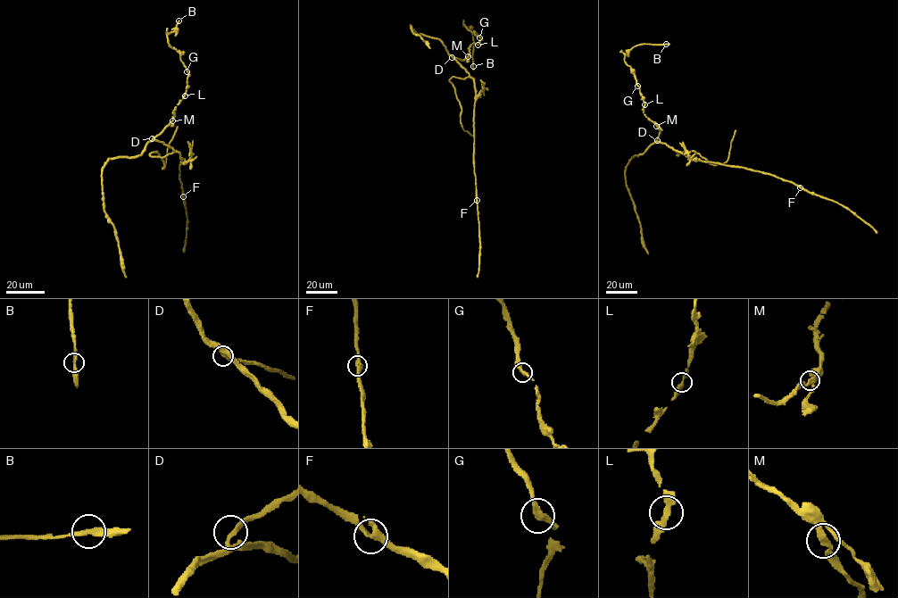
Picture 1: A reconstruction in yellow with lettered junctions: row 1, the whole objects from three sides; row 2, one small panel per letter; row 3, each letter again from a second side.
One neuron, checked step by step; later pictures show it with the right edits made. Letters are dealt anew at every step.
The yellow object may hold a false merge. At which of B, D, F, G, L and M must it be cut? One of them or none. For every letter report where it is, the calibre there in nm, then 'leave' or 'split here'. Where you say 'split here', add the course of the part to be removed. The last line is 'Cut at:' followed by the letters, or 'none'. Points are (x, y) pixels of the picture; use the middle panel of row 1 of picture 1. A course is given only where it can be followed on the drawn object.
B: at (473, 66); 280 nm thick; leave
D: at (452, 57); 280 nm thick; leave
F: at (477, 200); 360 nm thick; leave
G: at (479, 37); 280 nm thick; leave
L: at (478, 45); 280 nm thick; leave
M: at (468, 56); 280 nm thick; leave
Cut at: none

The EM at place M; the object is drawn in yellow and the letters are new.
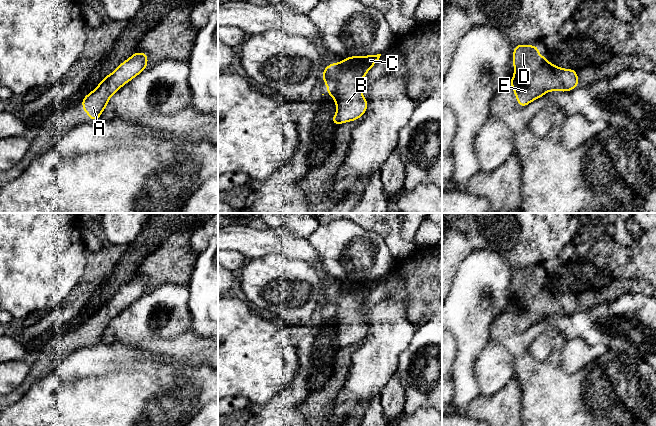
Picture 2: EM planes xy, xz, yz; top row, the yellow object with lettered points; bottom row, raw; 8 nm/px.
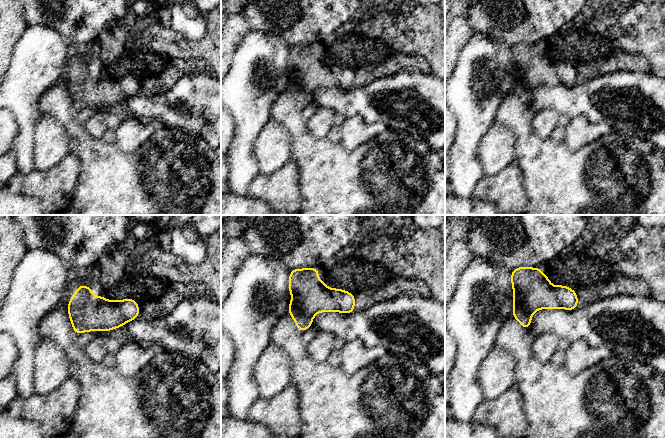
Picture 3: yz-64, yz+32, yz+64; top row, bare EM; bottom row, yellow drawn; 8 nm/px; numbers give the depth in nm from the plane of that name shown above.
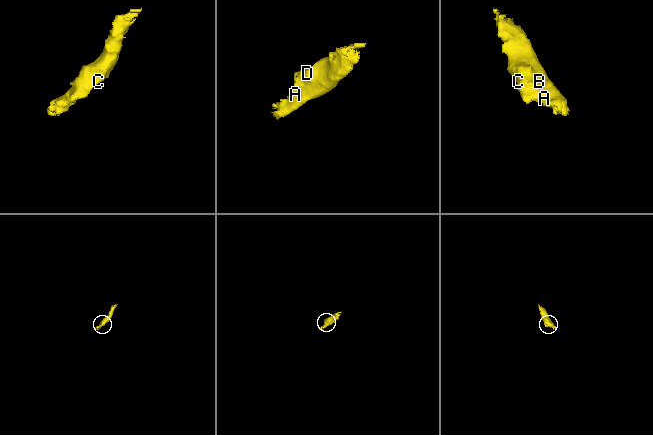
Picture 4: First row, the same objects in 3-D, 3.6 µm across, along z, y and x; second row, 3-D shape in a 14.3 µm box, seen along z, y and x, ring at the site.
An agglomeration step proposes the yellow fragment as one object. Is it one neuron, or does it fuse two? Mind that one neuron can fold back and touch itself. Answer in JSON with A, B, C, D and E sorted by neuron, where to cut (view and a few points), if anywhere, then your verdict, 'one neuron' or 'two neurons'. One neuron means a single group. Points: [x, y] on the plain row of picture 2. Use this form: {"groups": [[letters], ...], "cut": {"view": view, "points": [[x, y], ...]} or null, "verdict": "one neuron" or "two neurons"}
{"groups": [["A", "B", "C", "D", "E"]], "cut": null, "verdict": "one neuron"}

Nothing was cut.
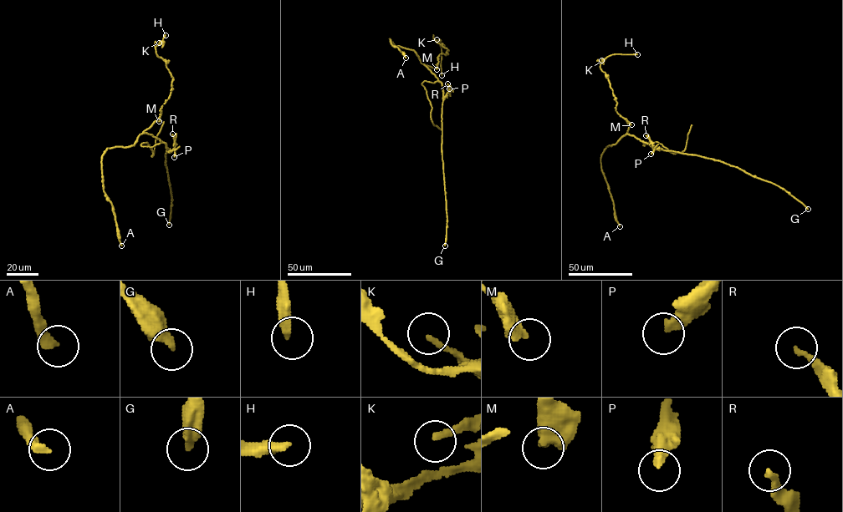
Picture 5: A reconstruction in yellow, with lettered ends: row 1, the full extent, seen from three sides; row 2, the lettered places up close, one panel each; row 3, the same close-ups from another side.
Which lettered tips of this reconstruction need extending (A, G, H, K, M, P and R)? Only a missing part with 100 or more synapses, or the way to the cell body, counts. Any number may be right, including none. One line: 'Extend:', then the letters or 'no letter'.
Extend: G

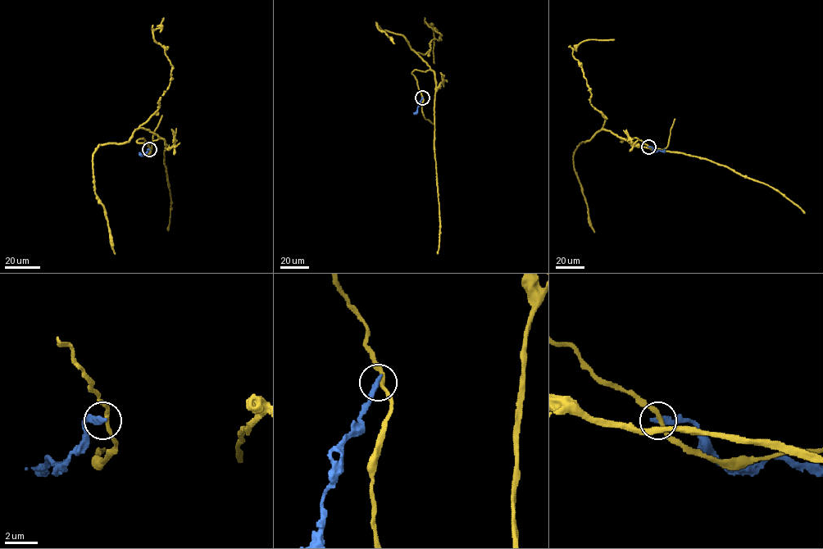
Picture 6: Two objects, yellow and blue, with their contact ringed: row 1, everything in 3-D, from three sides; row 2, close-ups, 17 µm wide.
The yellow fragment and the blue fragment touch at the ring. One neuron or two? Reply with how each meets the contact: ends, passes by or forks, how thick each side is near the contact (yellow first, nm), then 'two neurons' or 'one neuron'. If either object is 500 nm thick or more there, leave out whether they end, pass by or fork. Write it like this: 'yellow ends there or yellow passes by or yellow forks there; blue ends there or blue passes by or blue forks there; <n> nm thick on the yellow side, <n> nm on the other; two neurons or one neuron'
yellow passes by; blue ends there; 240 nm thick on the yellow side, 400 nm on the other; two neurons

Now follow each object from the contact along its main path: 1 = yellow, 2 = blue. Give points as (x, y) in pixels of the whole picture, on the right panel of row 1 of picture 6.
1: (648, 147), (636, 138), (621, 142), (620, 138), (726, 165), (777, 189), (804, 213)
2: (648, 147), (654, 150), (664, 149)

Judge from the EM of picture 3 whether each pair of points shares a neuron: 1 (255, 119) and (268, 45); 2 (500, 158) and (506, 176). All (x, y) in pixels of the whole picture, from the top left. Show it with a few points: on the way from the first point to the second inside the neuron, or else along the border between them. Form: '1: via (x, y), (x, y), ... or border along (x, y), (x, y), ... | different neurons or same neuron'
1: via (249, 101), (248, 80), (251, 63) | same neuron
2: border along (514, 159), (495, 174), (485, 176) | different neurons

